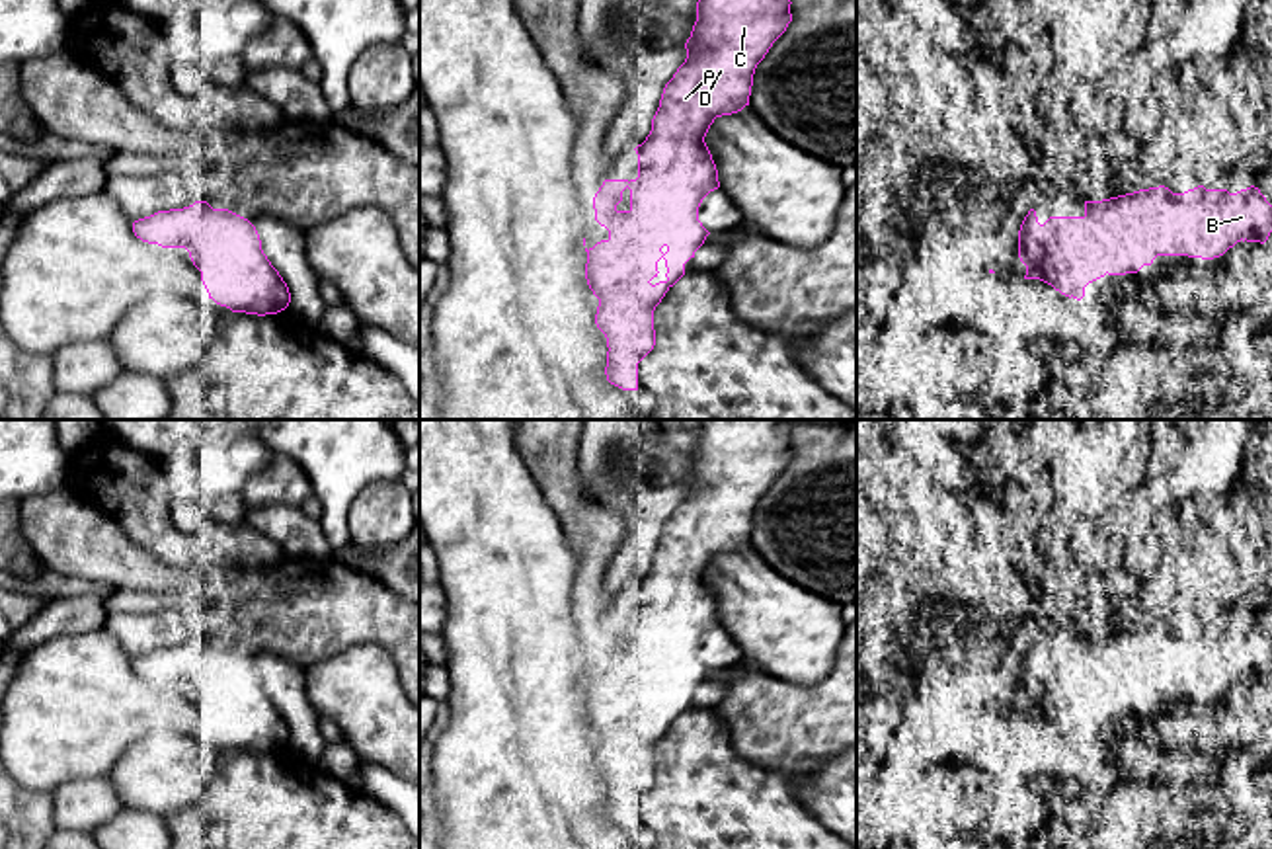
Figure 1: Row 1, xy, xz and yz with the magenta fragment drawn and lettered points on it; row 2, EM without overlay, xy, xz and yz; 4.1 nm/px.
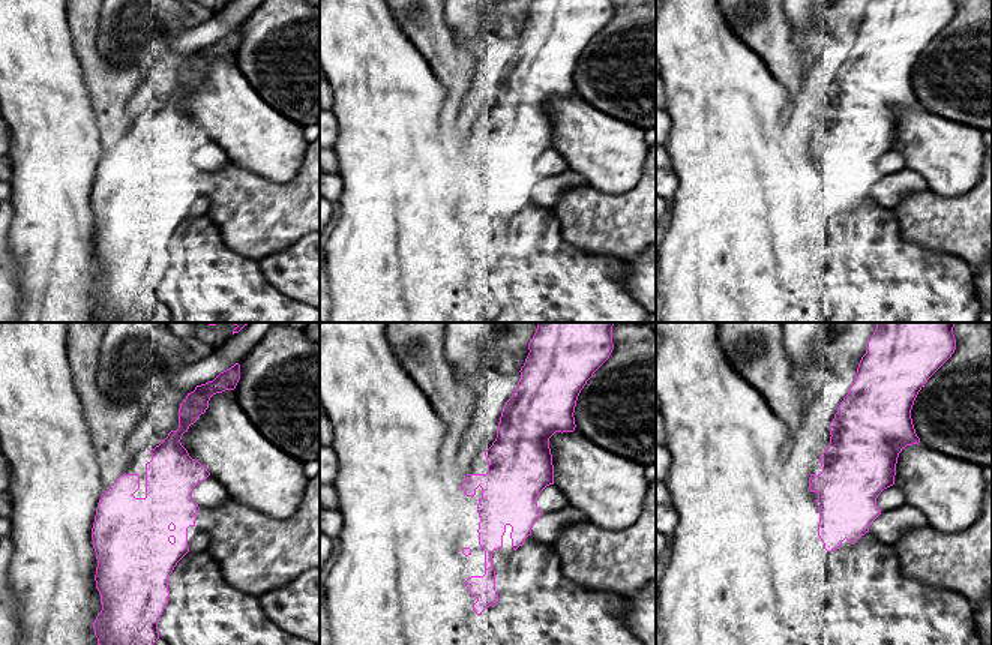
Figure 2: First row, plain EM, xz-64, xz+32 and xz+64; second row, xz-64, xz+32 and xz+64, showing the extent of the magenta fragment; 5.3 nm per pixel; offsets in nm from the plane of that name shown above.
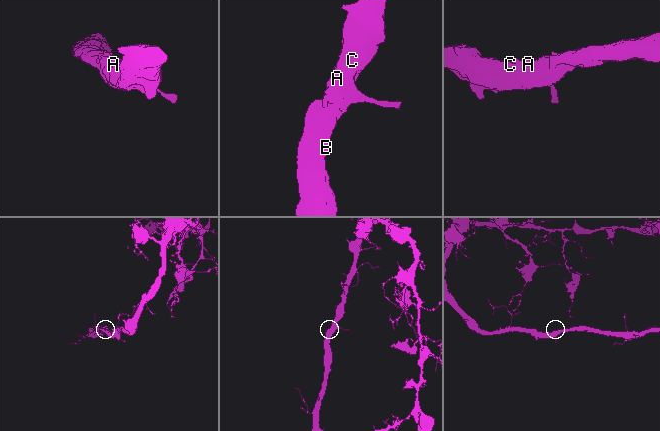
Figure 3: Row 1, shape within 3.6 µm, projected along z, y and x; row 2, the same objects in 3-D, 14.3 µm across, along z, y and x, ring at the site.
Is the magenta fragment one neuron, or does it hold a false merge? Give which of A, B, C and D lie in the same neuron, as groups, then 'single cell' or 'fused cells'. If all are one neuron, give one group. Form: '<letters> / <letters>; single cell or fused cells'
A B C D; single cell

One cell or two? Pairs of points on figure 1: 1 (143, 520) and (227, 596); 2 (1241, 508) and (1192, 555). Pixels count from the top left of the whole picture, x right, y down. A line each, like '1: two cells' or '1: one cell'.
1: two cells
2: one cell

